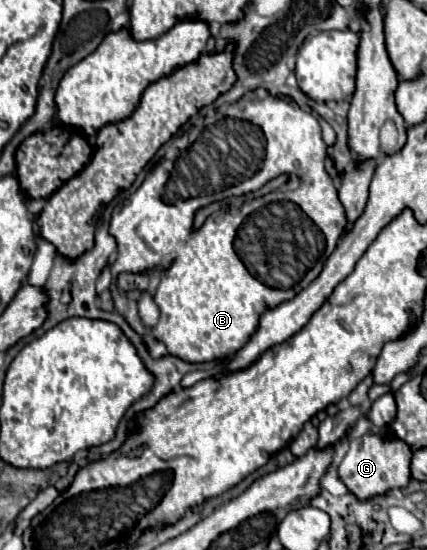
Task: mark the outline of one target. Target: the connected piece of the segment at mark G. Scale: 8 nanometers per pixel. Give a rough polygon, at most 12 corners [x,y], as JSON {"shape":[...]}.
{"shape":[[399,438],[351,440],[337,472],[365,502],[411,480]]}

